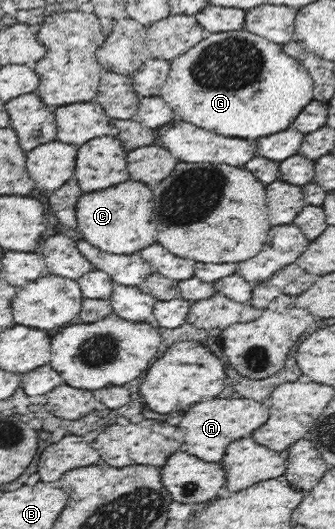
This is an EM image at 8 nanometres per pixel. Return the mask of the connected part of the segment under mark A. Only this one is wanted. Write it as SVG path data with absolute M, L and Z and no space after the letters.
M215 399L197 403L183 415L183 421L179 425L179 431L183 433L181 449L209 463L221 461L231 441L249 437L267 421L269 414L270 408L265 403L257 403L253 399Z

